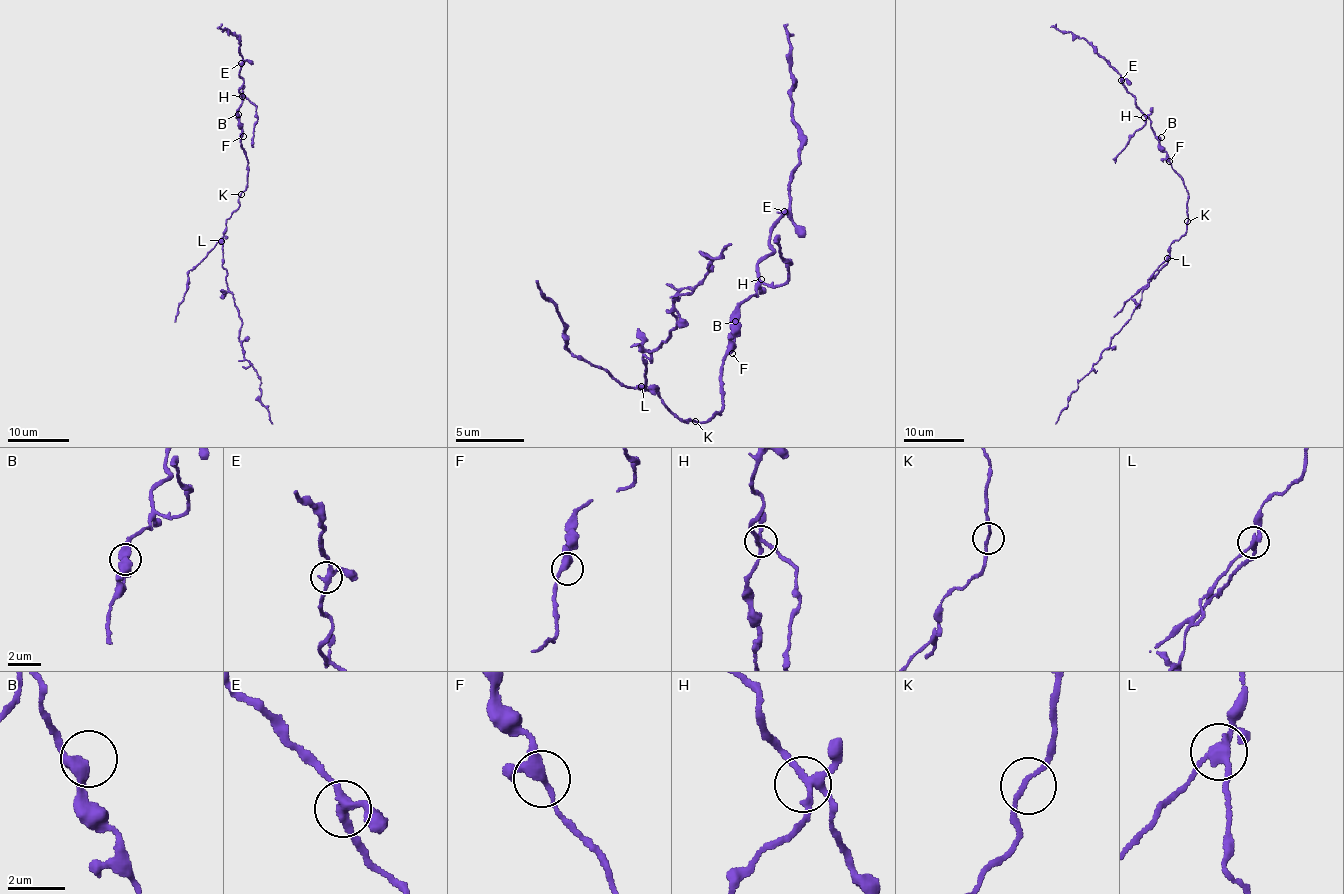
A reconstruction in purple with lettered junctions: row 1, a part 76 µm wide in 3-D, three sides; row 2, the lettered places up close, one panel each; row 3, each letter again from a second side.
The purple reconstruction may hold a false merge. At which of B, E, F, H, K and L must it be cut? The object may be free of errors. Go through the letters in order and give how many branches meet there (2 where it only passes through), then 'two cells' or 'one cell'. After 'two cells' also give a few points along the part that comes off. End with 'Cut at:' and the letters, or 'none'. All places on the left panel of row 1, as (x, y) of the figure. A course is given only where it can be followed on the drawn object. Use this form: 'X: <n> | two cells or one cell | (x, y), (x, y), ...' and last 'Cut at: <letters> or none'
B: 2 | one cell
E: 3 | one cell
F: 3 | one cell
H: 4 | one cell
K: 2 | one cell
L: 4 | two cells | (220, 241), (226, 286), (242, 323), (239, 340), (243, 355), (261, 380), (261, 400), (272, 424)
Cut at: L

